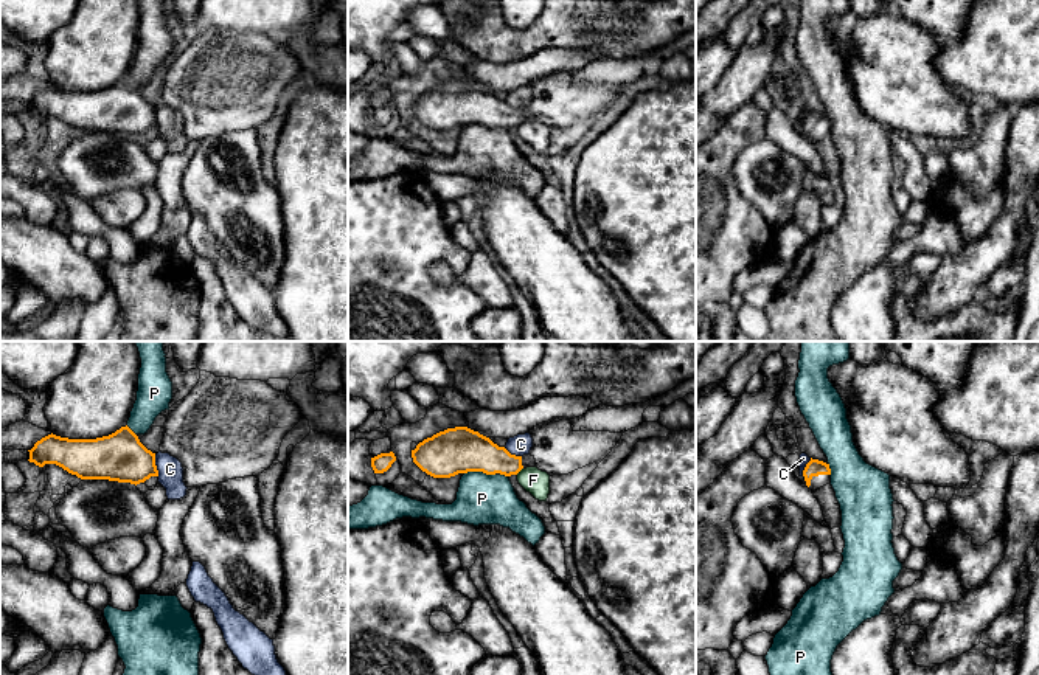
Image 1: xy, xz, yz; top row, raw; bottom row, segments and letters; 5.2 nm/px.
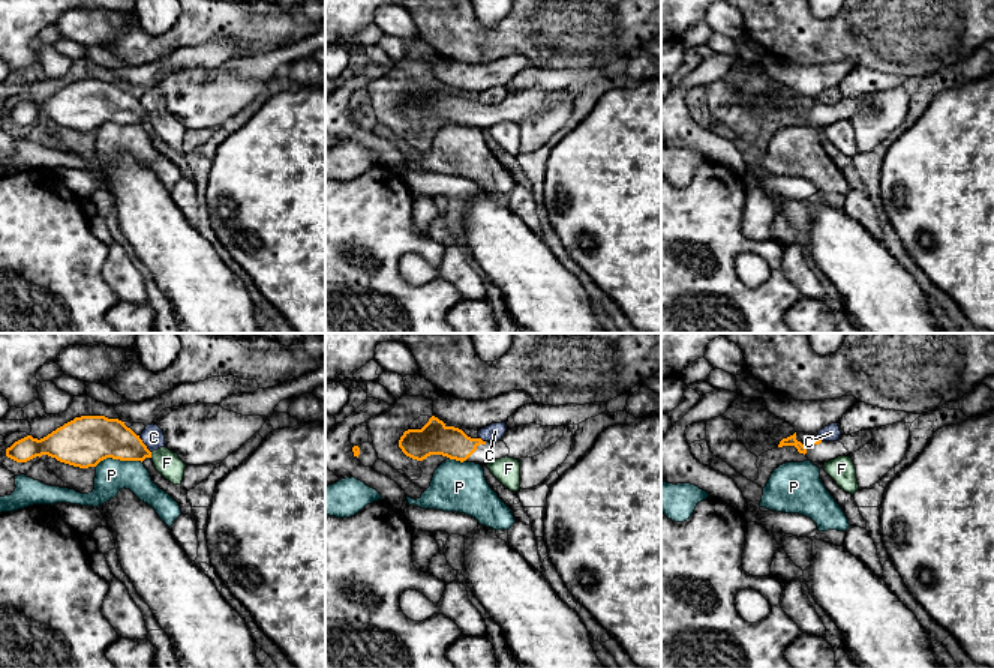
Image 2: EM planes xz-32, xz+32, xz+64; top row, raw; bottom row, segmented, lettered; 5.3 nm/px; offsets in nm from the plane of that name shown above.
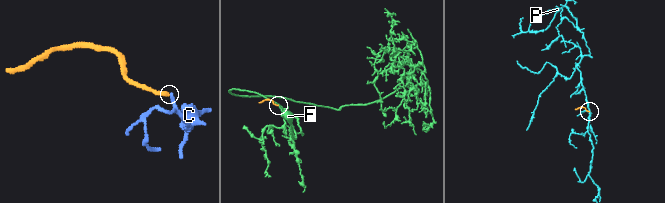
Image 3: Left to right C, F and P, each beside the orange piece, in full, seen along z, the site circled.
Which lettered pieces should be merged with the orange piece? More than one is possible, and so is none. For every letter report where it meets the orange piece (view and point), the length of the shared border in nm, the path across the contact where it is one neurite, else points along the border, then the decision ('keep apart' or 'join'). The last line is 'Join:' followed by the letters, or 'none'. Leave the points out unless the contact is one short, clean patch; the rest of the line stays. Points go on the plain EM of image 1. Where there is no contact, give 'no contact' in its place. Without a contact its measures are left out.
C: xy (156, 118) | 110 nm | along xy (154, 107), (159, 128) | keep apart
F: xz (519, 123) | 50 nm | along xz (522, 120), (516, 126) | keep apart
P: xz (480, 123) | 170 nm | keep apart
Join: none

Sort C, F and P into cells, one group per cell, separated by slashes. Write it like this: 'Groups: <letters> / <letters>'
Groups: C F / P

